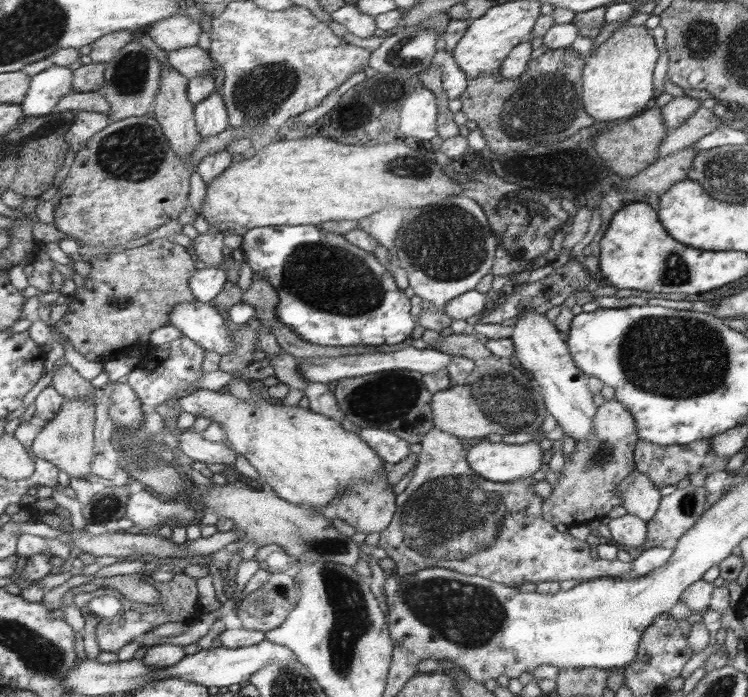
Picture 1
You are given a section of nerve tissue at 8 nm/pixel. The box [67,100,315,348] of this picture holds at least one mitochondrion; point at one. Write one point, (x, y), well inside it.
(135, 152)

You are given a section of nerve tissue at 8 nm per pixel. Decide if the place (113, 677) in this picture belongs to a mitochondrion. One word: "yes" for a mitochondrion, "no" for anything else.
no

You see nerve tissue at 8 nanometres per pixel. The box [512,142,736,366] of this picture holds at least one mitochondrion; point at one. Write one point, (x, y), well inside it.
(674, 272)

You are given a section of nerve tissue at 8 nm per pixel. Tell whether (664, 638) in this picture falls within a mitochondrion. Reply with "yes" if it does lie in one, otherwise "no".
no

